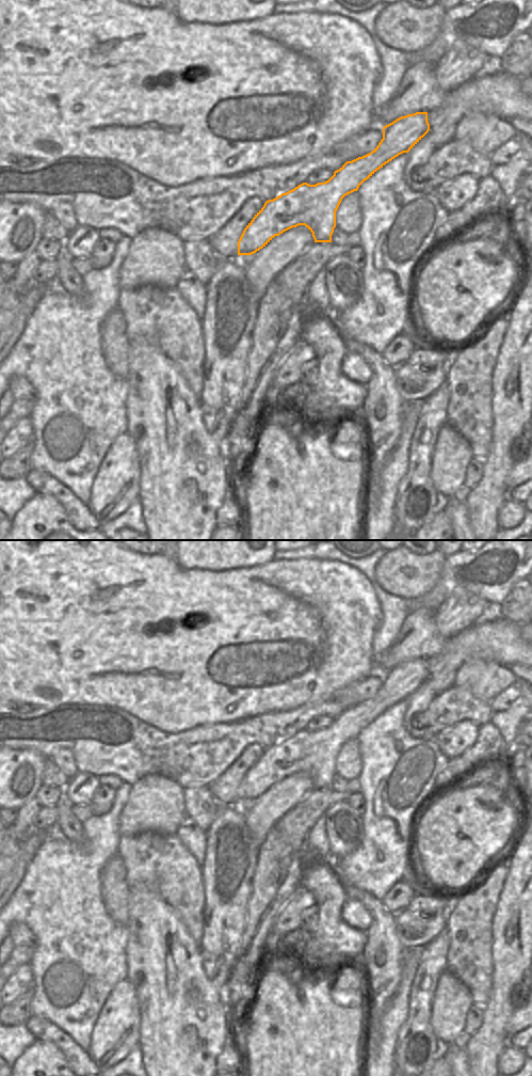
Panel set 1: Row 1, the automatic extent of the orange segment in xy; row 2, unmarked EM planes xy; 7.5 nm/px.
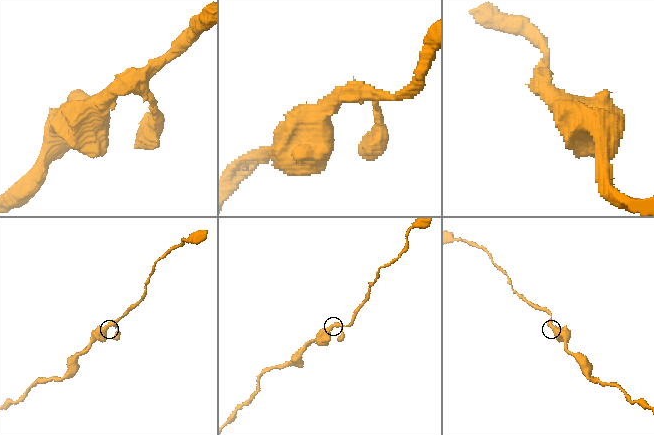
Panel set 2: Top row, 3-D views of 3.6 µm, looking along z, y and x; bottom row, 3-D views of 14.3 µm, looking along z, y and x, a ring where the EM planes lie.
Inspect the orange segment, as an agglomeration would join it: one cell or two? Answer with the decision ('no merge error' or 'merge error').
no merge error

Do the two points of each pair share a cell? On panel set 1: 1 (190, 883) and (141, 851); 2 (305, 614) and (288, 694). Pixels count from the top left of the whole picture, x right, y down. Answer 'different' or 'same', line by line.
1: same
2: same

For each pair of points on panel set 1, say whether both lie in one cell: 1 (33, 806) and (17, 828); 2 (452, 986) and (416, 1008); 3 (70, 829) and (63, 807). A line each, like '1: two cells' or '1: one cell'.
1: one cell
2: two cells
3: one cell

